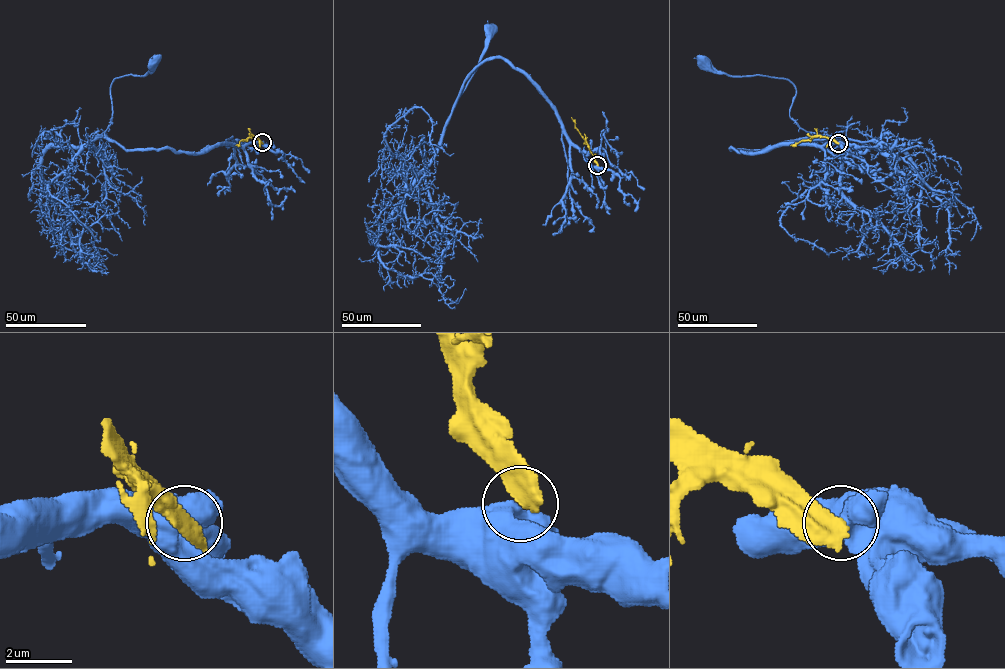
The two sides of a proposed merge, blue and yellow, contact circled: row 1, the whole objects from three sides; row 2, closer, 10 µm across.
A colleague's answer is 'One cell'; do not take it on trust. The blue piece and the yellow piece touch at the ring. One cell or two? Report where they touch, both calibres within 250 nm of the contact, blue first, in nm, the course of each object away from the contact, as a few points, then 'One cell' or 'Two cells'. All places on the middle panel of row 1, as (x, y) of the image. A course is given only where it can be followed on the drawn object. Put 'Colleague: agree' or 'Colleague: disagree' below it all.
Place: (597, 165). Thickness 850 nm (blue) against 480 nm. Course of blue: (597, 165), (572, 143), (550, 100), (500, 58), (489, 58), (472, 72), (441, 135), (489, 30). Course of yellow: (597, 165), (571, 117). Two cells
Colleague: disagree

